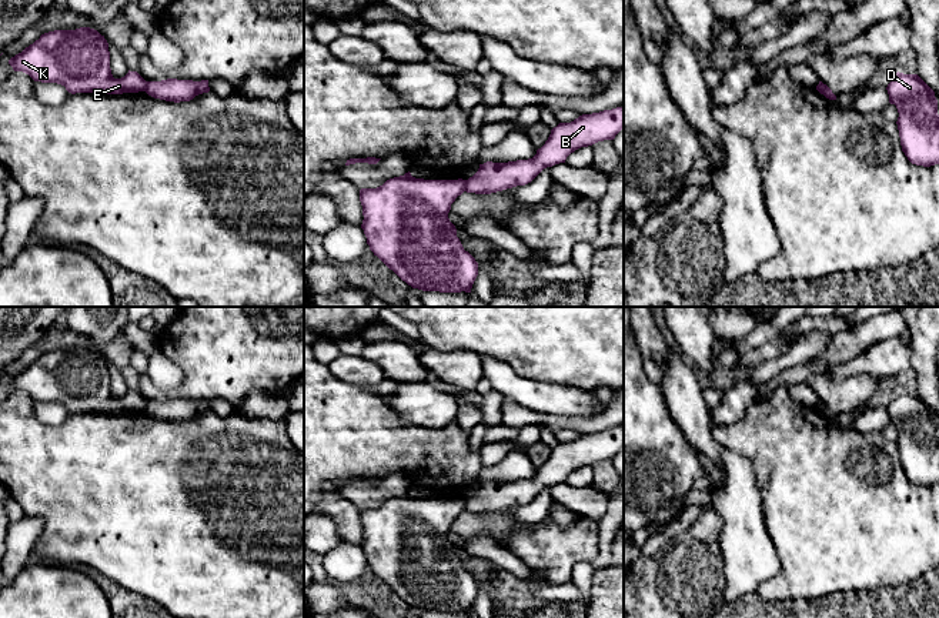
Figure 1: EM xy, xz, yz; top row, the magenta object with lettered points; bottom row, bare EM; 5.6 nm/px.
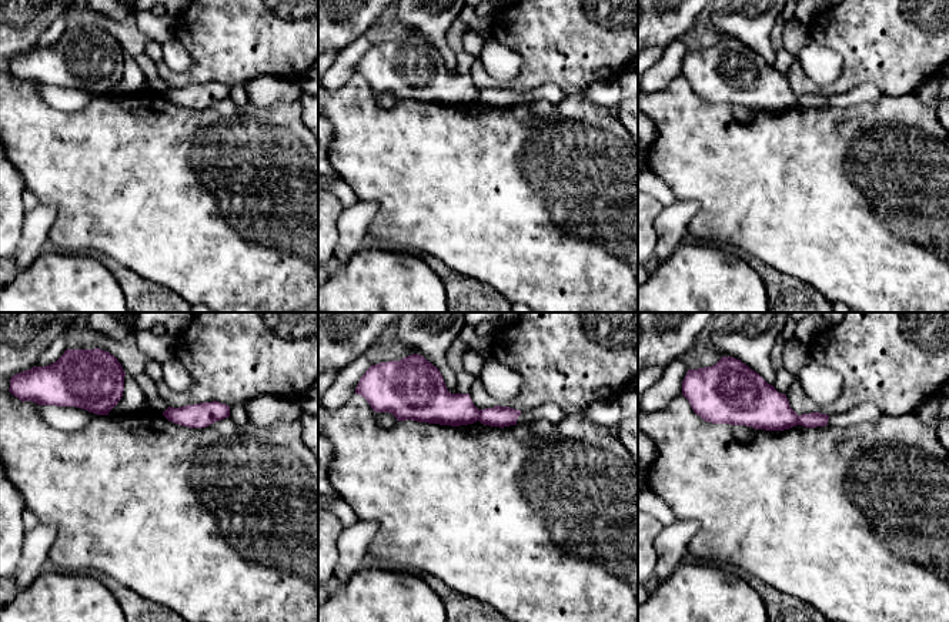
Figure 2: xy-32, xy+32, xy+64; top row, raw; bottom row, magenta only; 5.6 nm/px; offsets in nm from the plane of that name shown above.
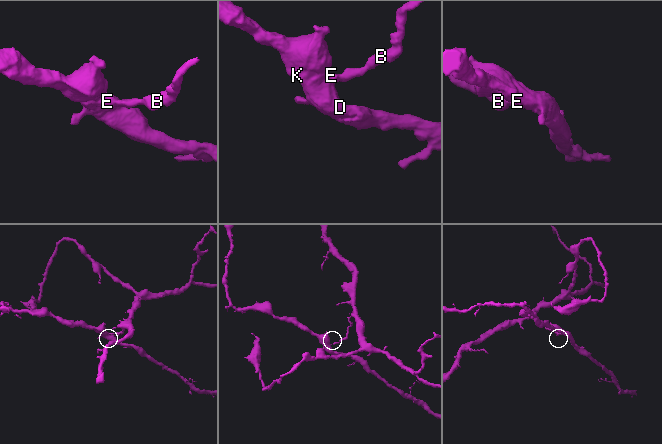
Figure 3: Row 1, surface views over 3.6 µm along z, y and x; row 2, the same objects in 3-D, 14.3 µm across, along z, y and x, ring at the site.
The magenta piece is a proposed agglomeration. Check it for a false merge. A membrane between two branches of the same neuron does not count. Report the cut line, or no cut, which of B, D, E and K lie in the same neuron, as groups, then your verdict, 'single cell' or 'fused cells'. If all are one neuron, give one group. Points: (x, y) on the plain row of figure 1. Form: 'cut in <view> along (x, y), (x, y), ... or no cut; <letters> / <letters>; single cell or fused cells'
cut in xz along (464, 500), (465, 510); B / D E K; fused cells

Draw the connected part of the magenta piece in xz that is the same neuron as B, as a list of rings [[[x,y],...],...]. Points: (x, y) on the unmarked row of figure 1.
[[[624,427],[582,434],[571,442],[559,442],[551,450],[548,460],[532,478],[479,484],[478,491],[465,500],[465,511],[491,514],[525,505],[544,488],[565,482],[575,470],[598,461],[614,460],[622,448]]]

